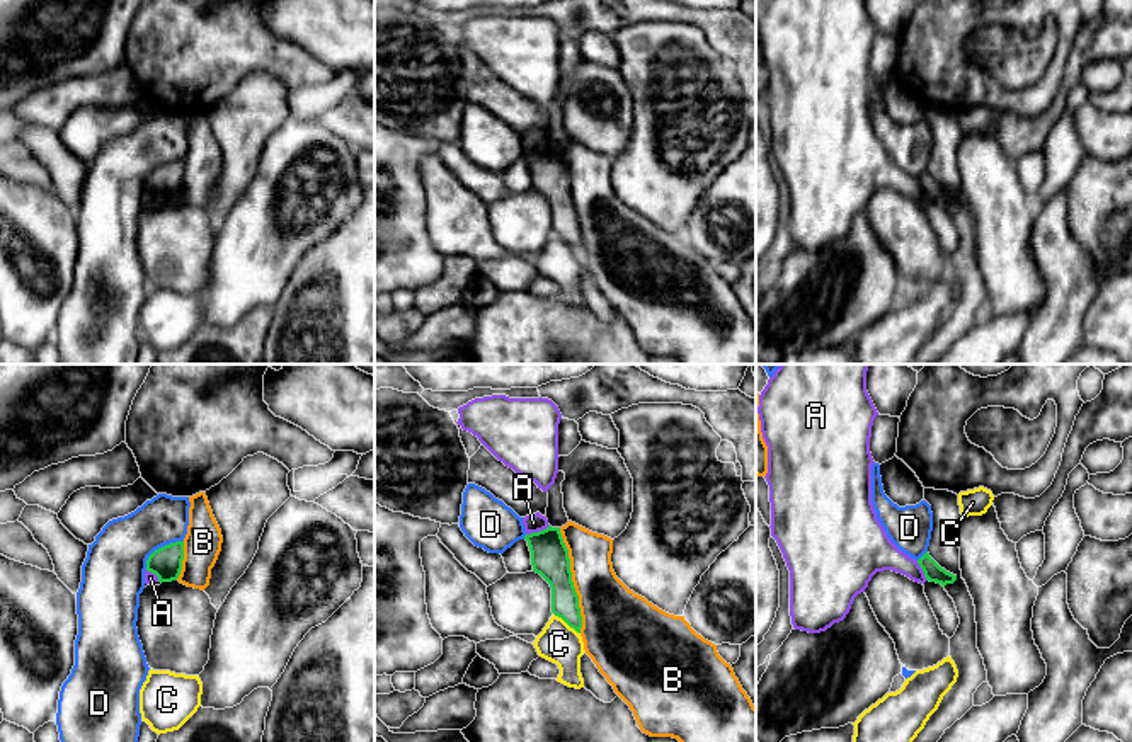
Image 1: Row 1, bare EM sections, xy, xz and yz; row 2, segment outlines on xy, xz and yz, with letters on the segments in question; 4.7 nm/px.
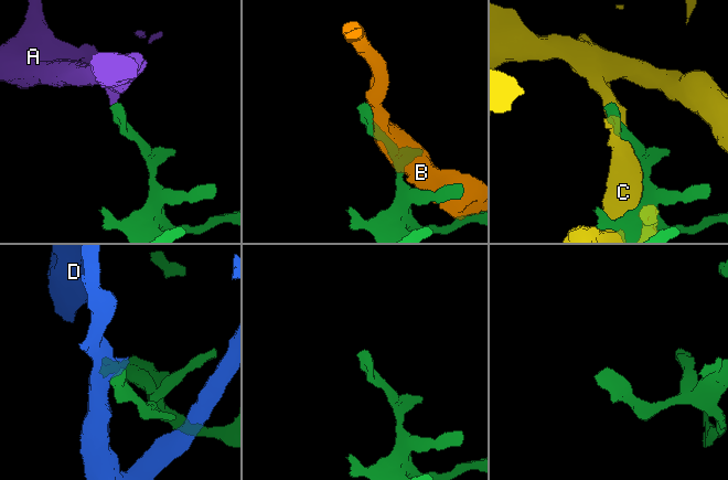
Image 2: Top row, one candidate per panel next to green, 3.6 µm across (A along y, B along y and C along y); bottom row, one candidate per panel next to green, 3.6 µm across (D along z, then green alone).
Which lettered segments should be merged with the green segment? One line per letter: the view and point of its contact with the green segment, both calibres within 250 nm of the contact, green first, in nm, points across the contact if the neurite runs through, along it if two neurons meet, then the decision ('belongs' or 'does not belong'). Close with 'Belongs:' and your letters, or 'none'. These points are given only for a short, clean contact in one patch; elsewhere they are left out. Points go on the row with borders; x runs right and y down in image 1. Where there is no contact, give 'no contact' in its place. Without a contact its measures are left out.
A: meets green in xz at (538, 531); 180 nm thick on the green side, 90 nm on the other; border along xz (548, 525), (526, 535); does not belong
B: meets green in xz at (571, 581); 180 nm thick on the green side, 280 nm on the other; does not belong
C: meets green in xz at (567, 623); 130 nm thick on the green side, 190 nm on the other; does not belong
D: meets green in xy at (159, 548); 150 nm thick on the green side, 300 nm on the other; does not belong
Belongs: none

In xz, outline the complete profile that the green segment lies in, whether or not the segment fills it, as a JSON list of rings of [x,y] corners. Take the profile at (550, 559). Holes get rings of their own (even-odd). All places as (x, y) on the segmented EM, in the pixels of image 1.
[[[548,526],[526,534],[524,539],[531,551],[533,572],[540,574],[552,587],[552,613],[580,633],[579,596],[572,582],[569,550],[560,528]]]

